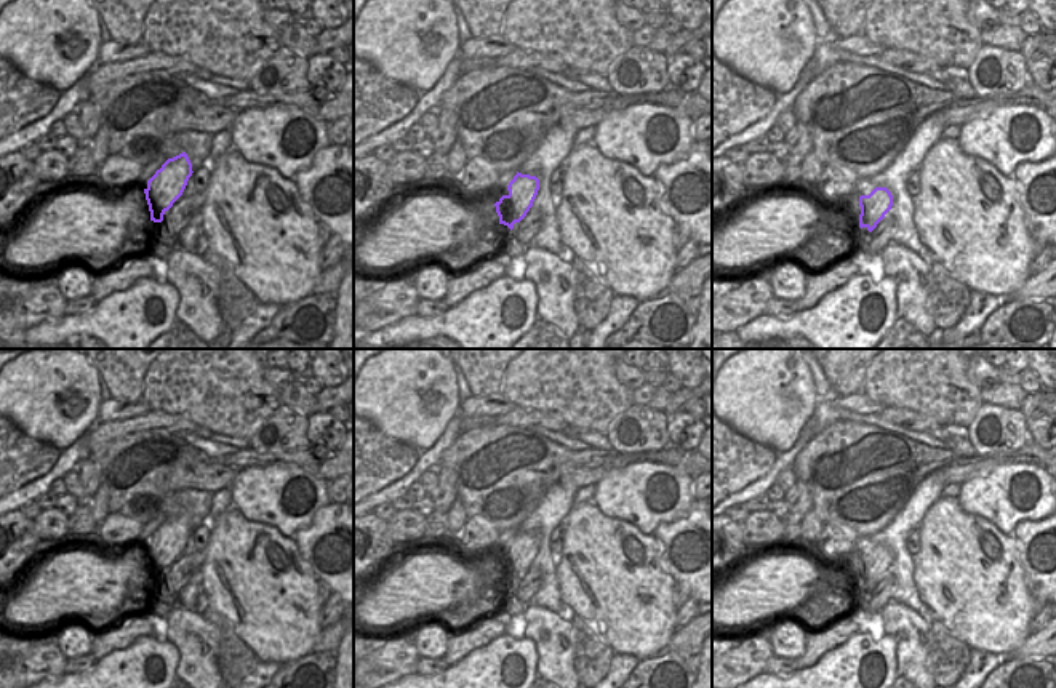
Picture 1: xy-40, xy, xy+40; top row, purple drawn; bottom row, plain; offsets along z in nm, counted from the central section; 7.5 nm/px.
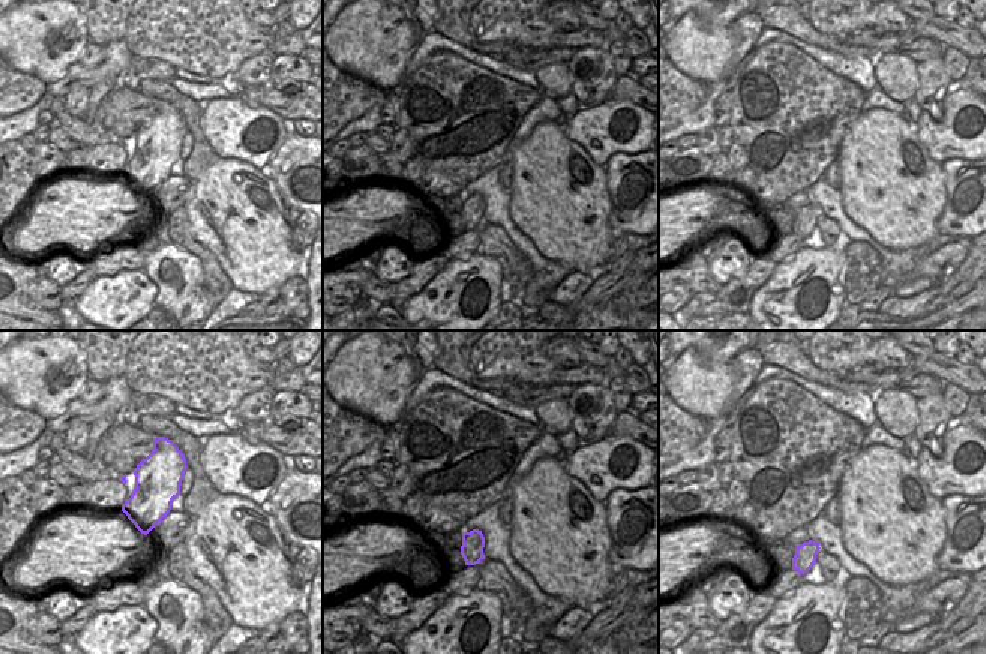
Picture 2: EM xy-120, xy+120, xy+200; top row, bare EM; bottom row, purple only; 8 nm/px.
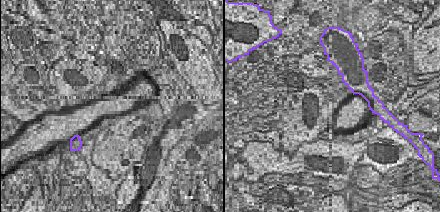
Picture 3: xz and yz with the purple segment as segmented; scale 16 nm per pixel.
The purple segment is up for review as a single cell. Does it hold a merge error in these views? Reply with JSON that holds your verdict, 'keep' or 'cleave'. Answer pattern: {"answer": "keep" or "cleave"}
{"answer": "keep"}

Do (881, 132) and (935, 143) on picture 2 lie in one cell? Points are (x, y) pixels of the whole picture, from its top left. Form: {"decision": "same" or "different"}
{"decision": "different"}

